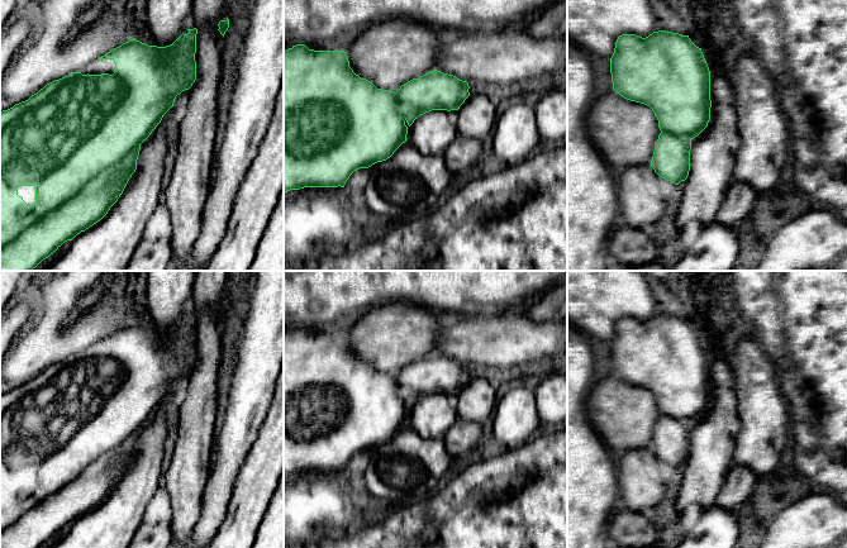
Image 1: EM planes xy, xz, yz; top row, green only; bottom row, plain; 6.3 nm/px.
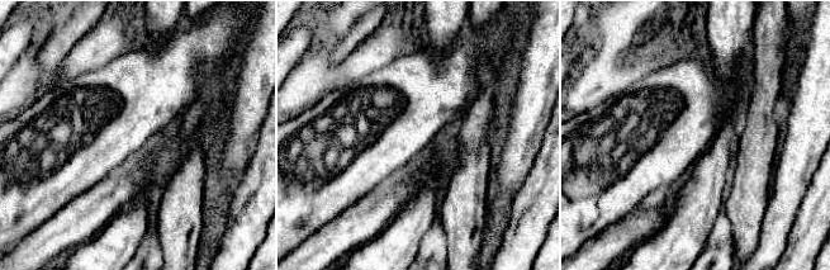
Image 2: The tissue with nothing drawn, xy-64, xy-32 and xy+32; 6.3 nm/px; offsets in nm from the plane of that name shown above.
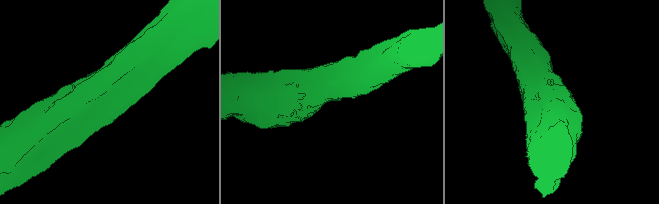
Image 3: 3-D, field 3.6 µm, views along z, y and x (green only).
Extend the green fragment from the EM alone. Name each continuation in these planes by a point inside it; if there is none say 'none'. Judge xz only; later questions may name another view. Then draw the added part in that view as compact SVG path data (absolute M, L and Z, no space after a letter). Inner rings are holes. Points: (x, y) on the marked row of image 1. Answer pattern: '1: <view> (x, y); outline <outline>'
none

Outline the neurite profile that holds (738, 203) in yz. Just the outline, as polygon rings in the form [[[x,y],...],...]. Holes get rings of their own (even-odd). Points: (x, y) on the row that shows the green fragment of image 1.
[[[734,178],[725,194],[715,219],[727,227],[738,228],[753,209],[755,191],[751,185]]]

